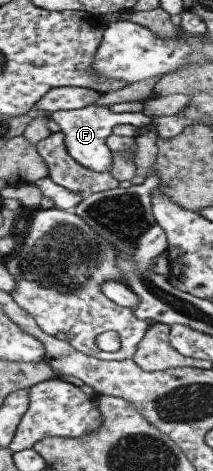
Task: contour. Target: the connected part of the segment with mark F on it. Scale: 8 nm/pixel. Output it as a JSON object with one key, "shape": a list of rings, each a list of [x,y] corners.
{"shape":[[[89,105],[75,110],[56,110],[49,114],[51,120],[59,124],[67,153],[81,165],[97,173],[109,173],[111,169],[112,153],[106,141],[113,134],[113,127],[120,123],[132,123],[144,127],[152,121],[142,112],[113,112],[110,106]]]}

